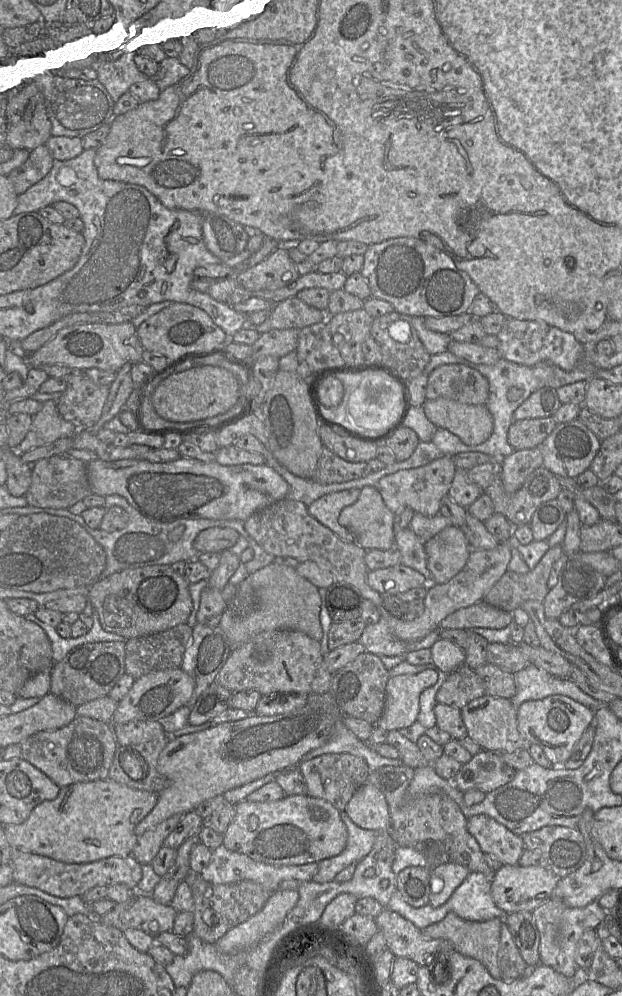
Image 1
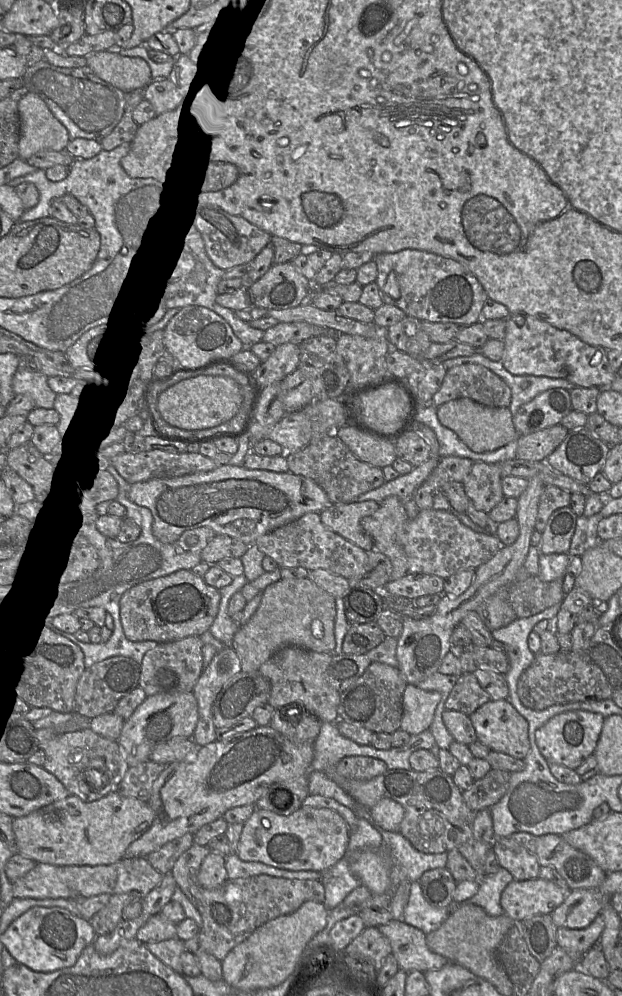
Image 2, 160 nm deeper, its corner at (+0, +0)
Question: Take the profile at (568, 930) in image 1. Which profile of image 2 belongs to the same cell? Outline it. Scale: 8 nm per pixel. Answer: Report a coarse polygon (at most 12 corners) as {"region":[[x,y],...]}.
{"region":[[600,914],[583,929],[559,927],[557,946],[579,962],[598,943]]}

